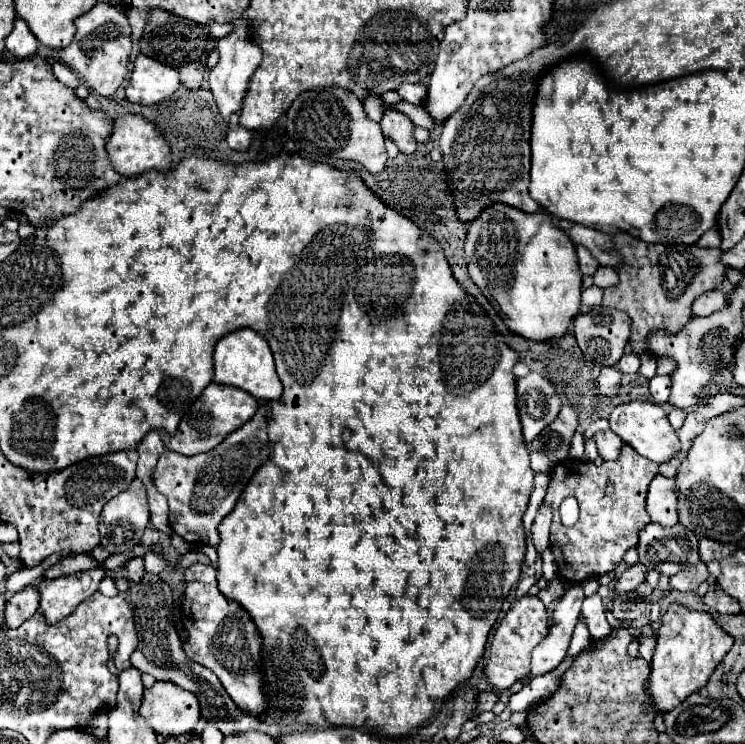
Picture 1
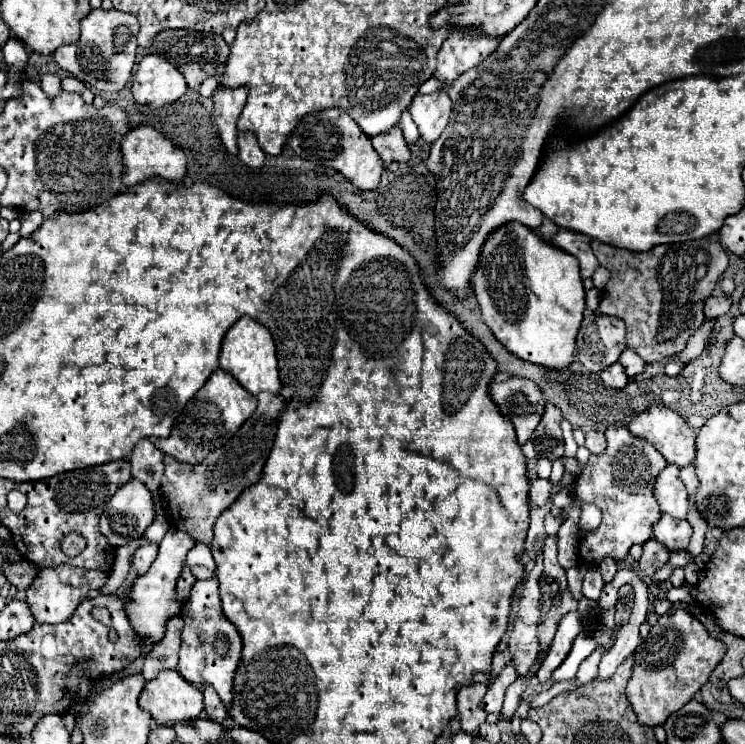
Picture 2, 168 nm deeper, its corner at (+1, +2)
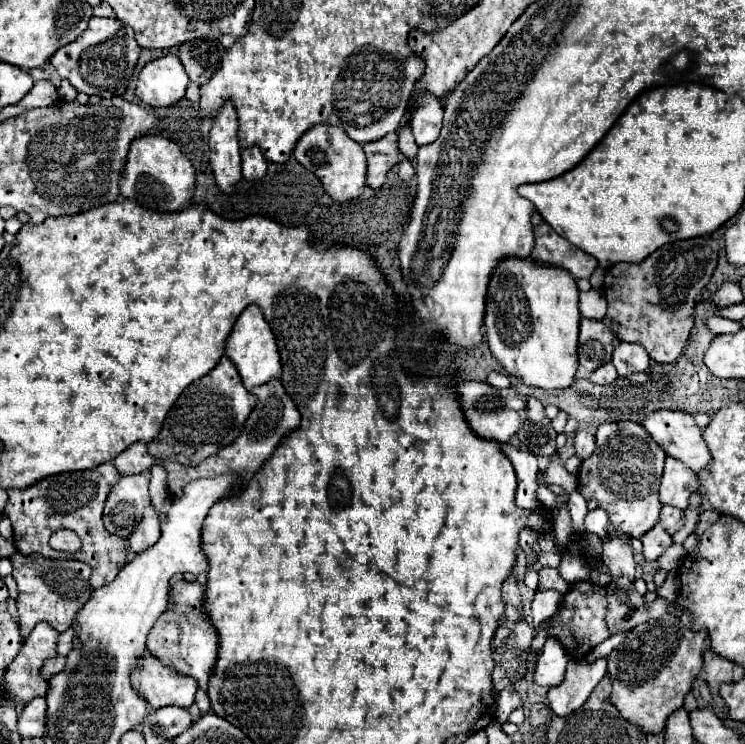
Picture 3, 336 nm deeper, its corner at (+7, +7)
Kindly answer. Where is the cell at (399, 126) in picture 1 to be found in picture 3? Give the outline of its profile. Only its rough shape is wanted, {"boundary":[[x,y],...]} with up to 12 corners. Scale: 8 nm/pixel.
{"boundary":[[398,135],[364,143],[366,183],[380,189],[398,163]]}

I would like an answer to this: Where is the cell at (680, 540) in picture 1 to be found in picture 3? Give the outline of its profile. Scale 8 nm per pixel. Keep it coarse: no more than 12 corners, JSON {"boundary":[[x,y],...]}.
{"boundary":[[664,505],[660,525],[670,535],[684,527],[684,511]]}

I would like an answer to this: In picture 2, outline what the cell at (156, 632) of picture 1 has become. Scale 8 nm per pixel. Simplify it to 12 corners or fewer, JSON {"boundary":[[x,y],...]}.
{"boundary":[[202,686],[208,720],[230,720],[228,706],[212,686]]}

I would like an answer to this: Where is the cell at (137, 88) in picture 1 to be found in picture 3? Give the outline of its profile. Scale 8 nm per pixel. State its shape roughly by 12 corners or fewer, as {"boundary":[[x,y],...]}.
{"boundary":[[176,55],[140,71],[136,95],[144,105],[170,107],[190,79]]}

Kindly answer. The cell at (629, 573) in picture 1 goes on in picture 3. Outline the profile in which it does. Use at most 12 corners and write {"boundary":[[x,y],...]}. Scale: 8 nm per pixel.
{"boundary":[[662,525],[644,533],[644,559],[654,563],[672,545]]}

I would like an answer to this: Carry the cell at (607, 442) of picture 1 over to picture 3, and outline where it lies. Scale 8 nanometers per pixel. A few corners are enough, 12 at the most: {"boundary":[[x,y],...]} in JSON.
{"boundary":[[578,431],[574,449],[578,459],[588,459],[594,451],[594,435]]}

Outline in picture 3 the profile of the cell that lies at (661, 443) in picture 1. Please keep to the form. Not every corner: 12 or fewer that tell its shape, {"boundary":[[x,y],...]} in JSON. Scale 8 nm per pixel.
{"boundary":[[660,411],[642,425],[666,455],[700,473],[712,461],[692,415]]}

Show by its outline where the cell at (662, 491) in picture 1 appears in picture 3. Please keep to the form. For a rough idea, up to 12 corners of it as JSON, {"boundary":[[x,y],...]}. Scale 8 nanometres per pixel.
{"boundary":[[666,457],[660,485],[664,505],[688,509],[698,475]]}

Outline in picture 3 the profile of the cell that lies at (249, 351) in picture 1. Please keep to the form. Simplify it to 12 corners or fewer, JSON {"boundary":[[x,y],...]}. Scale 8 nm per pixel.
{"boundary":[[256,305],[246,307],[226,355],[246,389],[282,373],[276,337]]}

